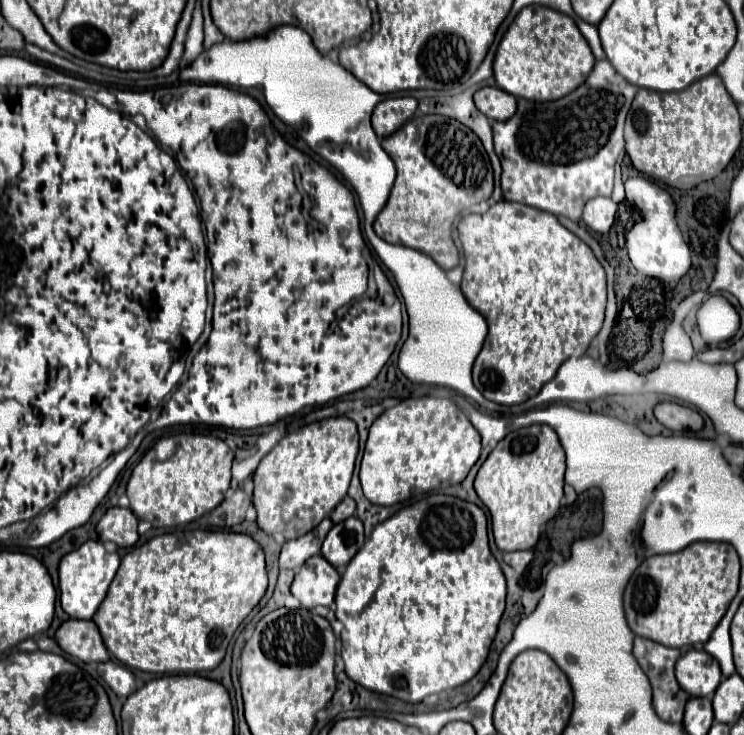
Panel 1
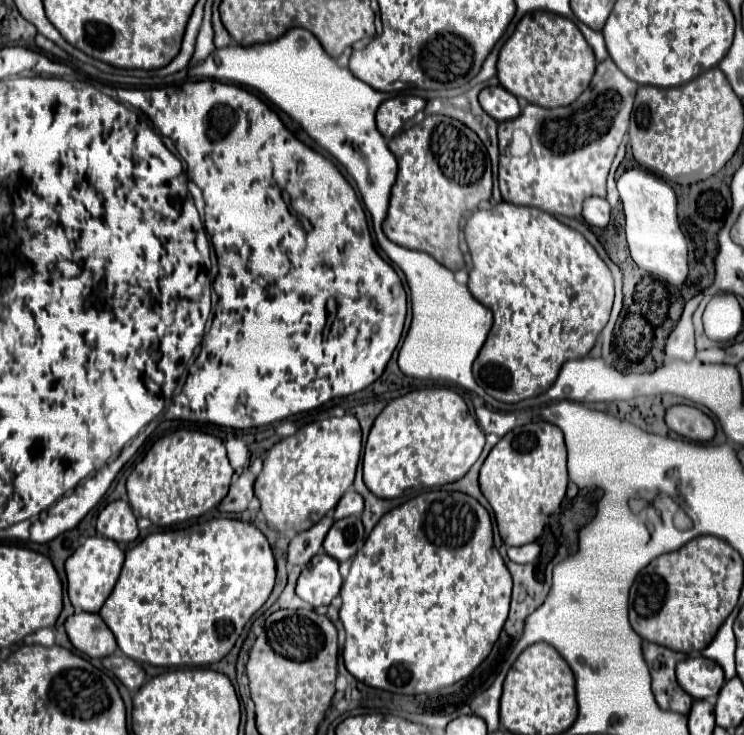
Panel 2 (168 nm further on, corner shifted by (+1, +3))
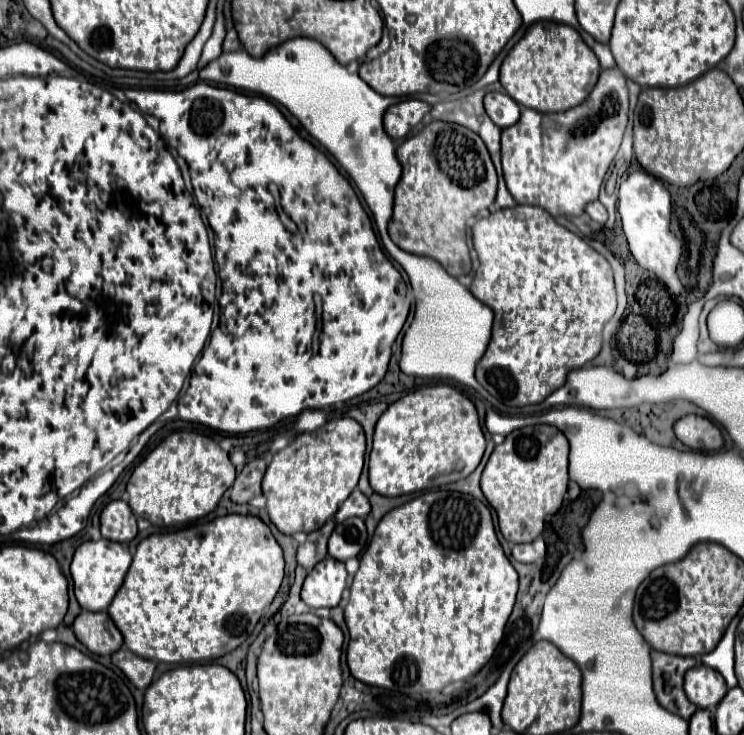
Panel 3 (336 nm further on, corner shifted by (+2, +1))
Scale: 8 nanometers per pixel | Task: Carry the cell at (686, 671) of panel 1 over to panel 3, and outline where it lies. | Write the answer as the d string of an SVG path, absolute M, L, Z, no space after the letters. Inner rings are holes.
M699 665L687 671L685 693L689 701L695 703L699 709L709 709L709 707L715 707L725 697L727 685L719 671Z

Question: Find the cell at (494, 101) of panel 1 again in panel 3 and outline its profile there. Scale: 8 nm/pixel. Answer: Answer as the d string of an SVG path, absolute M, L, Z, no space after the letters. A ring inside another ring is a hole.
M499 91L485 95L485 111L491 117L491 121L501 129L517 123L519 119L519 105L507 93Z

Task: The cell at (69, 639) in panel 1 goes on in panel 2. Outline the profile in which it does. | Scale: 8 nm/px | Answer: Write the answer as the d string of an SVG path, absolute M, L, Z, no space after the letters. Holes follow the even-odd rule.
M78 611L64 623L70 643L88 657L102 659L116 651L116 639L98 613Z

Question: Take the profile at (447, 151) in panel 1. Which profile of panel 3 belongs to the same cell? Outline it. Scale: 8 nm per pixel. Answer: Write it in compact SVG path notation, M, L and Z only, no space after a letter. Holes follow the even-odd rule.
M431 121L399 145L397 159L403 165L403 175L395 189L395 209L389 223L393 243L407 253L433 257L453 277L467 275L471 271L465 243L467 219L487 209L497 195L497 171L485 143L467 127Z

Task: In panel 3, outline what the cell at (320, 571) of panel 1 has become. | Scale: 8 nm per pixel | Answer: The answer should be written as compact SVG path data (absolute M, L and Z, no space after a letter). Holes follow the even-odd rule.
M327 557L317 563L307 575L301 591L301 599L317 609L317 607L337 607L347 587L347 569L341 561Z

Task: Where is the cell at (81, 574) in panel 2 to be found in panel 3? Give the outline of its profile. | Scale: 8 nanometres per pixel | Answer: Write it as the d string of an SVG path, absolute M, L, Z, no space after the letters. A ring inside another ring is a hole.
M99 539L99 541L85 541L73 555L71 575L75 585L75 597L79 605L87 611L107 611L109 603L113 601L115 593L123 585L123 579L131 565L131 553L121 543Z

